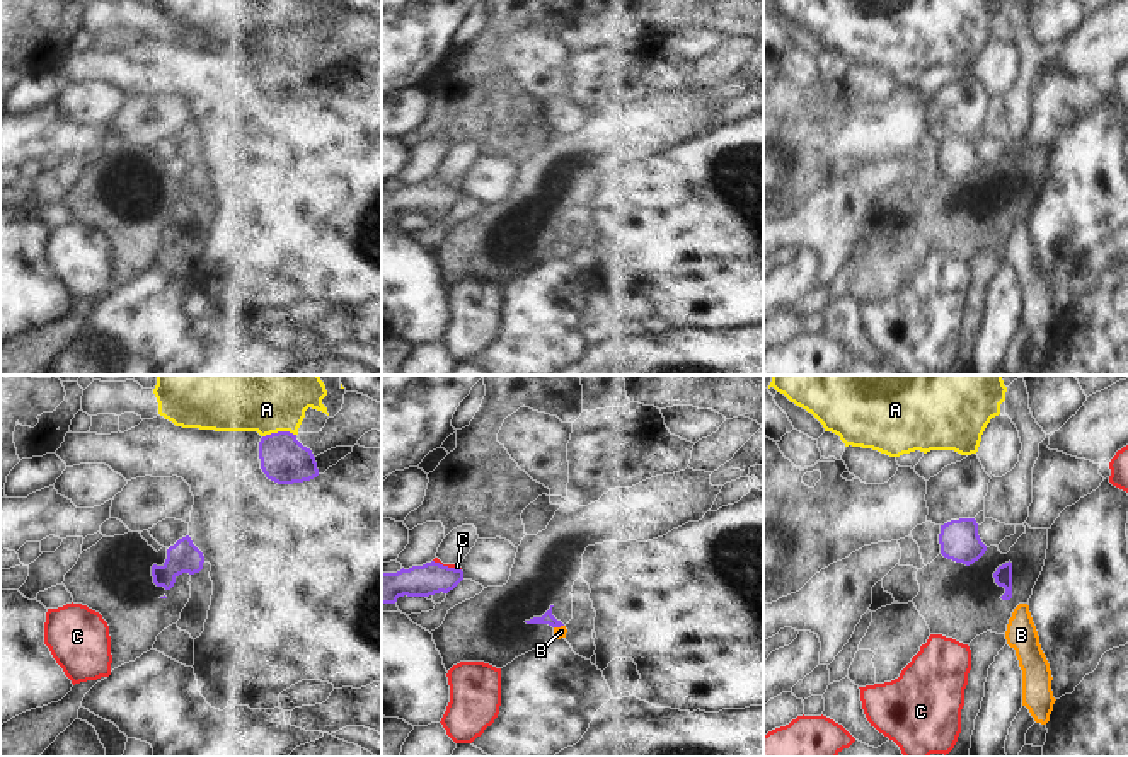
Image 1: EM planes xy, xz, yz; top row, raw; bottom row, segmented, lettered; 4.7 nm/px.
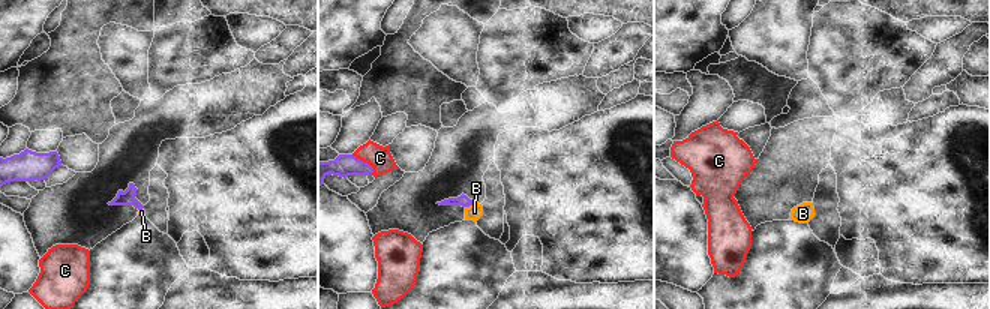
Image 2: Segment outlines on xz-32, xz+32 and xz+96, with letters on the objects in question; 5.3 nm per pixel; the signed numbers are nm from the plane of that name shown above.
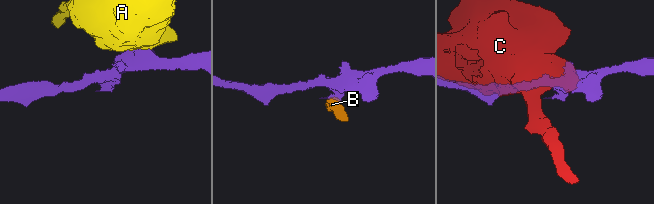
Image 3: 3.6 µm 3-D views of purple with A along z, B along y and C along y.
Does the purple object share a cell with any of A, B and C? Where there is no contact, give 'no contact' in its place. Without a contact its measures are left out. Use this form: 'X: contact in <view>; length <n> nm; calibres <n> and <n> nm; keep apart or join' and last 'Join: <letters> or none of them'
A: contact in xy; length 160 nm; calibres 220 and 240 nm; keep apart
B: contact in xz; length 50 nm; calibres 60 and 50 nm; join
C: contact in xz; length 140 nm; calibres 150 and 30 nm; keep apart
Join: B

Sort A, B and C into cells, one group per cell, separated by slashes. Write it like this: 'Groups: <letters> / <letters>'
Groups: A / B / C

